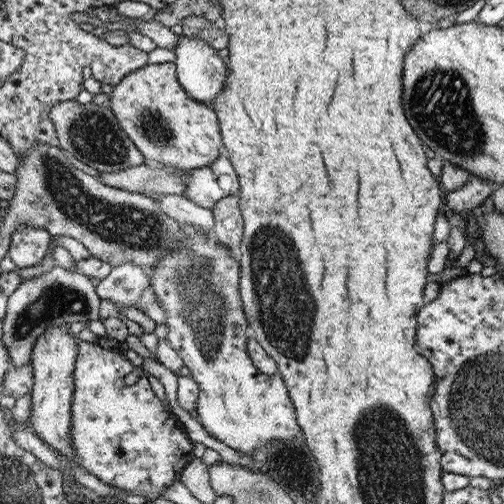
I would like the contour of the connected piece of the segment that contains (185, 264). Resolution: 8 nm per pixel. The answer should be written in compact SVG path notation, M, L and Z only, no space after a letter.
M180 222L187 234L188 247L166 253L156 261L149 277L149 290L155 293L160 306L166 312L163 324L168 326L167 340L174 352L182 358L193 379L198 383L196 411L203 428L212 436L240 453L251 455L274 439L291 441L300 430L295 416L295 406L280 374L265 375L256 368L246 351L248 322L242 307L239 291L241 267L231 250L208 234L192 225Z

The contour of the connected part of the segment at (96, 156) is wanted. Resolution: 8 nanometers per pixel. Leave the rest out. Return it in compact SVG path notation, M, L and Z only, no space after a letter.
M70 99L56 102L50 109L50 116L56 128L59 148L96 171L114 173L144 165L143 155L124 133L110 106L94 104L92 101L81 104L76 99Z

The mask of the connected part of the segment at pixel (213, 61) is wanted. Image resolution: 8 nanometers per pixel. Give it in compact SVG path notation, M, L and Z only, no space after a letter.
M182 36L176 43L174 52L176 52L176 74L180 86L183 86L189 97L213 106L214 100L224 89L226 77L228 77L228 66L220 58L218 51L198 37Z

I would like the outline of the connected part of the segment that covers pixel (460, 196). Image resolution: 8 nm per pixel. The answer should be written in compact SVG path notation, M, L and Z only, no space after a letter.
M472 177L470 181L466 181L466 185L449 193L444 193L446 204L457 212L472 211L472 209L483 205L490 196L492 184L492 181Z

